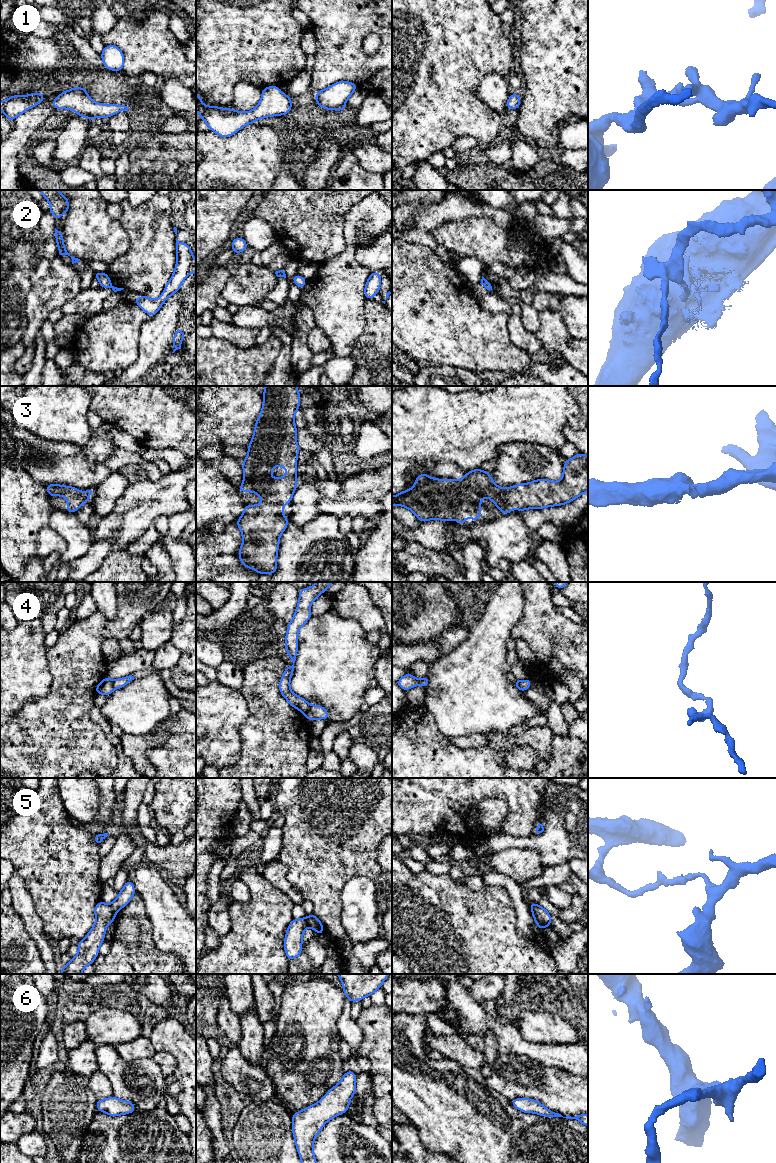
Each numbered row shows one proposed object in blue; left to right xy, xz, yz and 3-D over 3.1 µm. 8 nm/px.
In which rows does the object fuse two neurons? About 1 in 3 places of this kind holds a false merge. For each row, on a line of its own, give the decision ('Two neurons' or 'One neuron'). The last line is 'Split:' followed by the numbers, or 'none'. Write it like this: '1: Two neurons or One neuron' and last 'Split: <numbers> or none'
1: One neuron
2: One neuron
3: One neuron
4: One neuron
5: Two neurons
6: One neuron
Split: 5

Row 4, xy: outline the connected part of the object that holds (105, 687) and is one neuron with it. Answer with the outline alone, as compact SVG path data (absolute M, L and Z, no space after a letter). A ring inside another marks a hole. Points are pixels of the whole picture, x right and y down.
M132 675L125 676L116 680L111 680L108 677L105 677L103 681L96 686L96 694L109 696L114 689L123 688L126 684L134 679L135 678Z

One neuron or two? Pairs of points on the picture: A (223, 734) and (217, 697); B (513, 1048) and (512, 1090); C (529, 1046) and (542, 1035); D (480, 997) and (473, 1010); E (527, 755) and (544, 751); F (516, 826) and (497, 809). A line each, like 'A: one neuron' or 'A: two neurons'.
A: one neuron
B: two neurons
C: two neurons
D: two neurons
E: two neurons
F: two neurons

